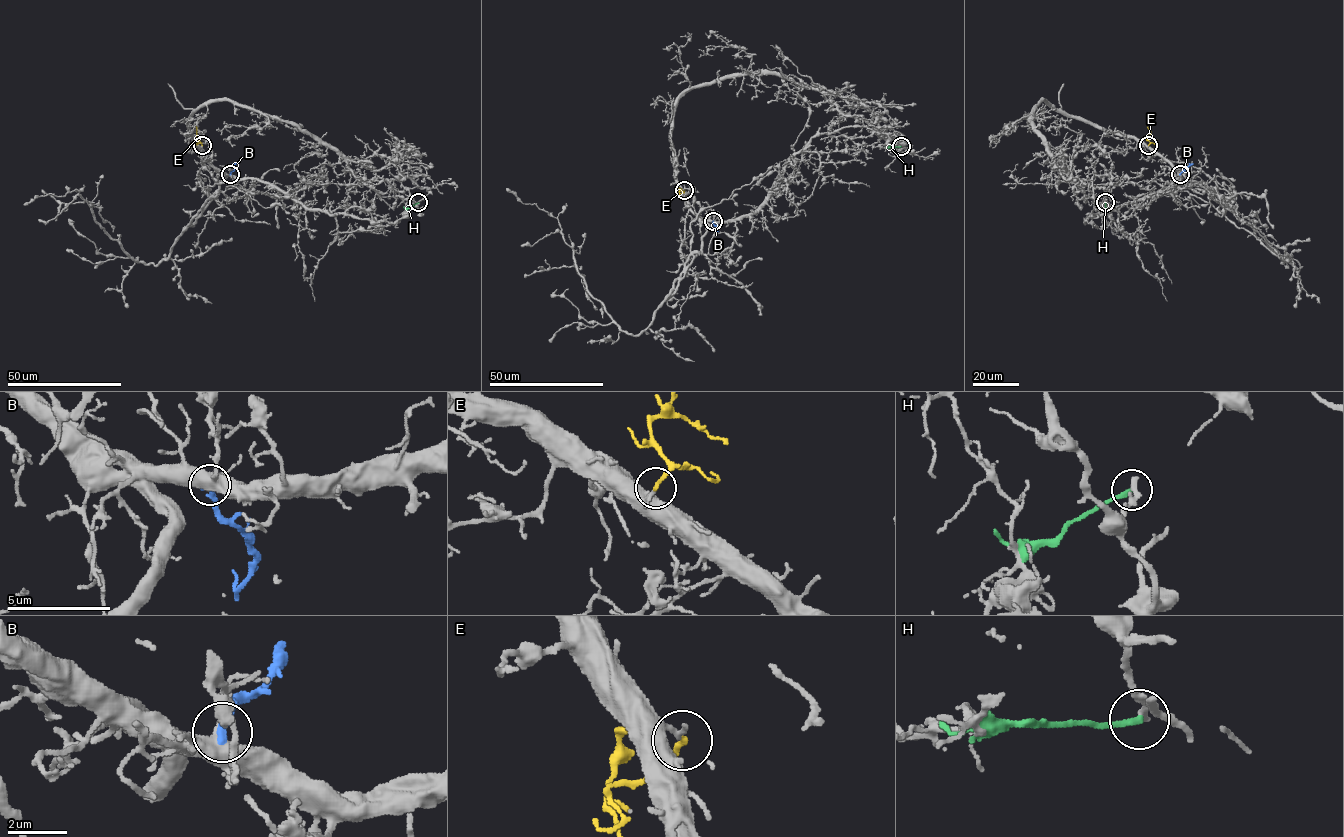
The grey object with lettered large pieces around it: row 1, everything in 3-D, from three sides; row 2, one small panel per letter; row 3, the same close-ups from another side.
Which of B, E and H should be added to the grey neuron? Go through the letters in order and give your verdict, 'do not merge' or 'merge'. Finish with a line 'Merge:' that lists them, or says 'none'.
B: do not merge
E: merge
H: do not merge
Merge: E

